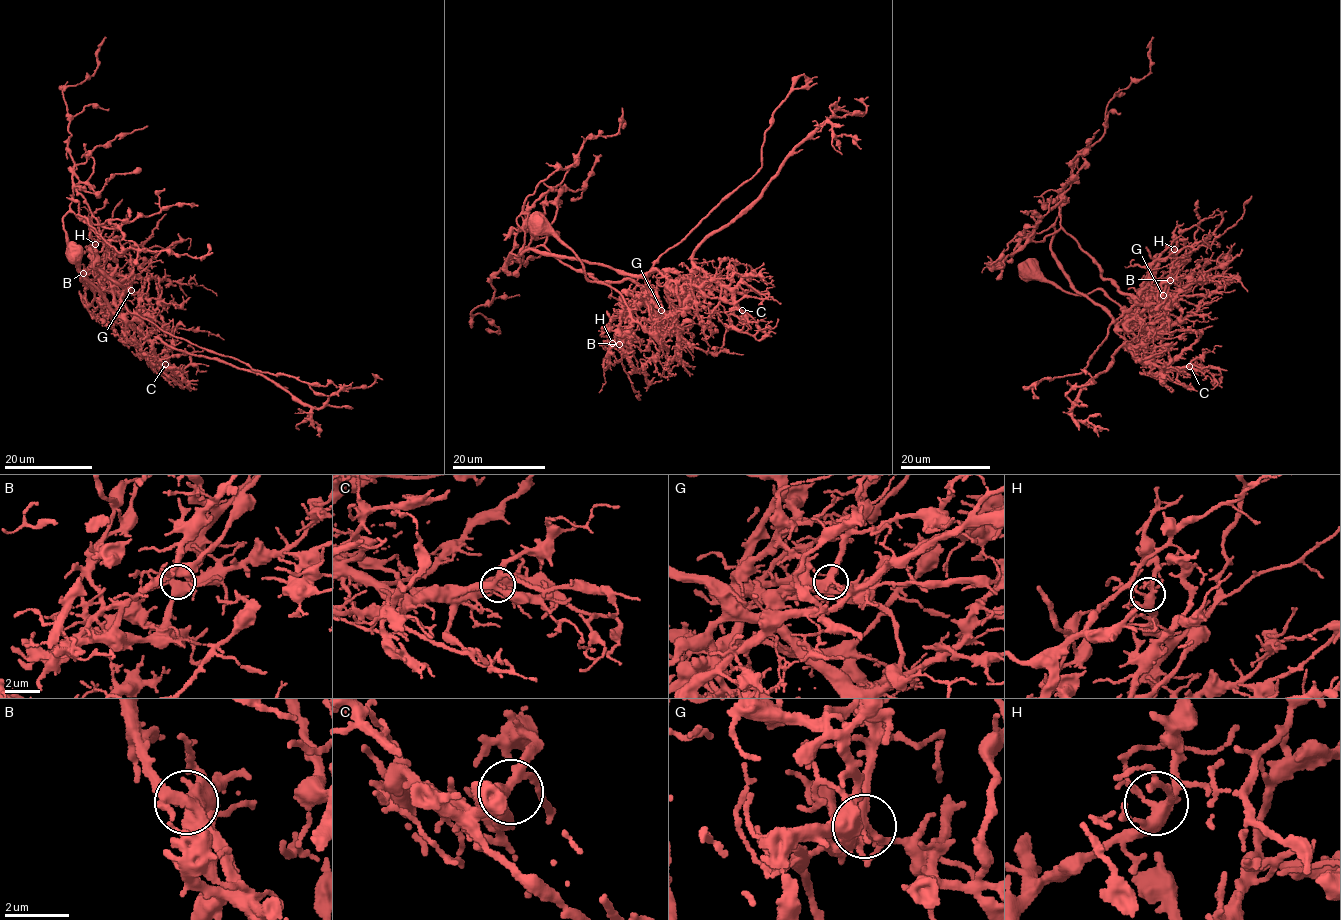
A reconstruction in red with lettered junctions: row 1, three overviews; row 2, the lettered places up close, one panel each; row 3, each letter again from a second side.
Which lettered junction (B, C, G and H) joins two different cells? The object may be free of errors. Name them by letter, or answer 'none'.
G

